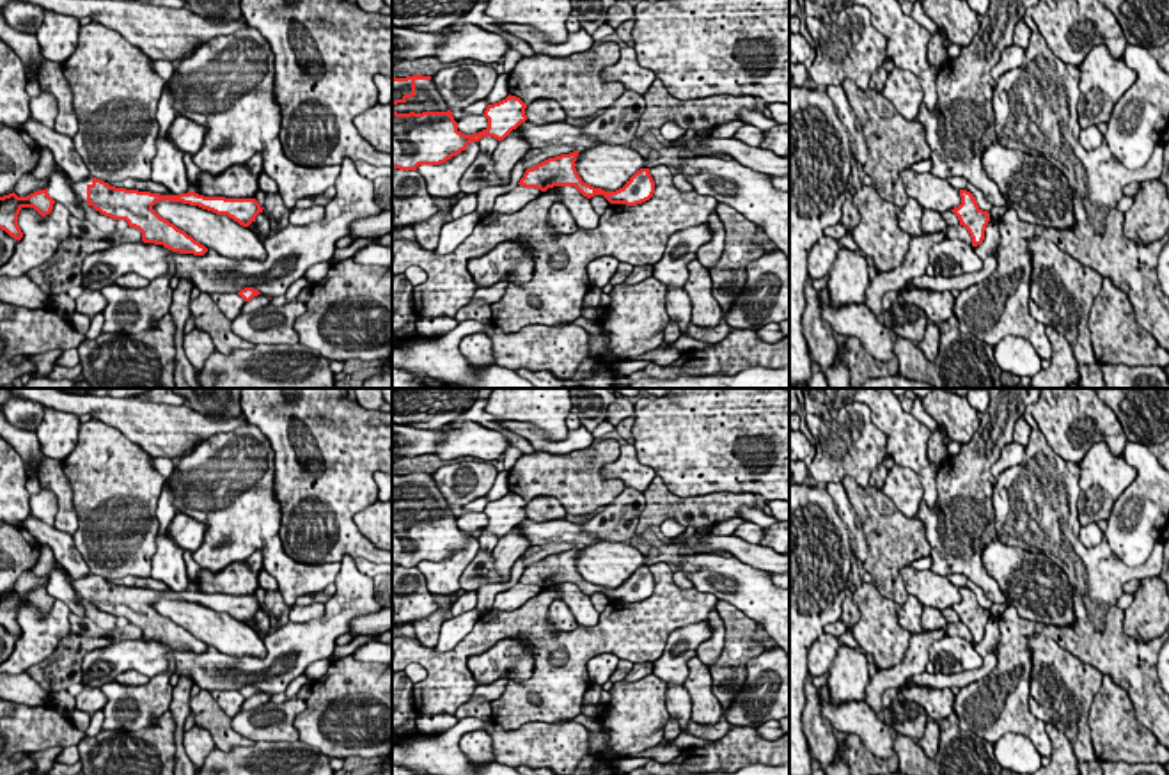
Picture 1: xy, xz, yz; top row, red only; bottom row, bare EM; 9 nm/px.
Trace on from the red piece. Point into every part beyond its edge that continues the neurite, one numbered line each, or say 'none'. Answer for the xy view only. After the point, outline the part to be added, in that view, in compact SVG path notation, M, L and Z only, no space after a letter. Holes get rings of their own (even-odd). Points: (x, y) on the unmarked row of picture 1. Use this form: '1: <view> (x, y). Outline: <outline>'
1: xy (78, 586). Outline: M66 573L66 580L71 585L71 589L76 592L76 596L82 598L83 601L87 601L87 583L92 582L92 575L87 575L85 578L73 580Z

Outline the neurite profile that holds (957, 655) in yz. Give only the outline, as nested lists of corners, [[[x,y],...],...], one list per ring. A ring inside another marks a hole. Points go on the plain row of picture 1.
[[[949,637],[933,642],[937,660],[940,661],[942,674],[960,674],[974,670],[983,665],[981,654],[974,649],[974,644],[961,637]]]

